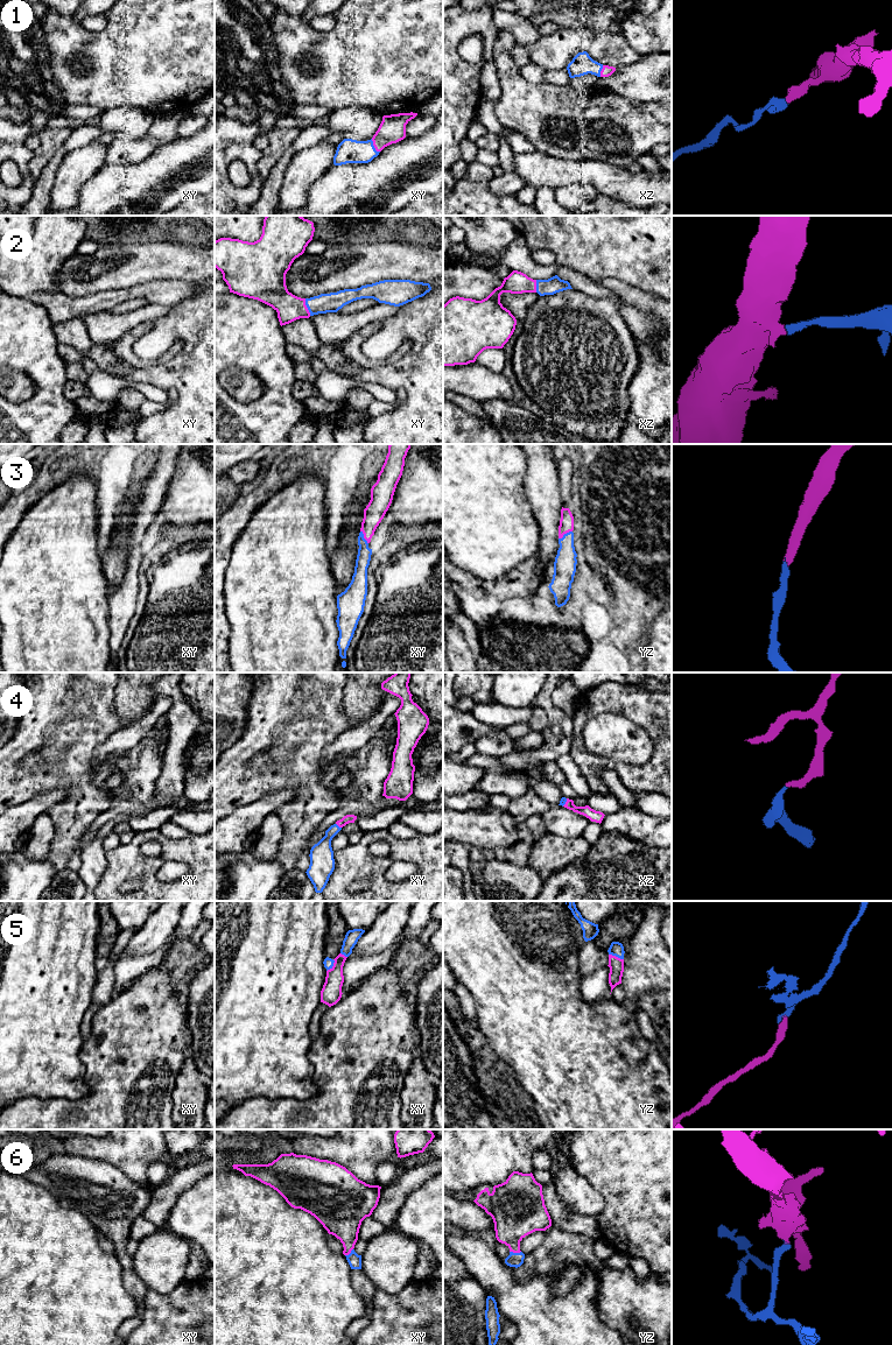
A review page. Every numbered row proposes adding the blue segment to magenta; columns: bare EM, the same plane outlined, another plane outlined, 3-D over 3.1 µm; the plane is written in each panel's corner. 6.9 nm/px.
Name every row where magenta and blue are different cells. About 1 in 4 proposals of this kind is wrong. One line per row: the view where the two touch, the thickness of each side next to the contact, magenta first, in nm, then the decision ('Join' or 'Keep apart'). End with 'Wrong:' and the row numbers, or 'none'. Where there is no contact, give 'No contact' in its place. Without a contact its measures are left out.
1: Touches magenta in xy. Thickness 190 nm (magenta) against 170 nm. Join
2: Touches magenta in xy. Thickness 200 nm (magenta) against 140 nm. Join
3: Touches magenta in yz. Thickness 100 nm (magenta) against 160 nm. Join
4: Touches magenta in xy. Thickness 60 nm (magenta) against 160 nm. Join
5: Touches magenta in yz. Thickness 100 nm (magenta) against 100 nm. Join
6: Touches magenta in yz. Thickness 300 nm (magenta) against 100 nm. Join
Wrong: none

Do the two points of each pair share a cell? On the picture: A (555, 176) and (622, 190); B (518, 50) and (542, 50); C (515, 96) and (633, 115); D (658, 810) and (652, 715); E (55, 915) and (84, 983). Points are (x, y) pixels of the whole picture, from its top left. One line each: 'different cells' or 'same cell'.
A: same cell
B: different cells
C: same cell
D: different cells
E: same cell

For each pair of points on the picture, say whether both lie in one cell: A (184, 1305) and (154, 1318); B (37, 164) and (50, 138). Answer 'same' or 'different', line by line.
A: same
B: same

